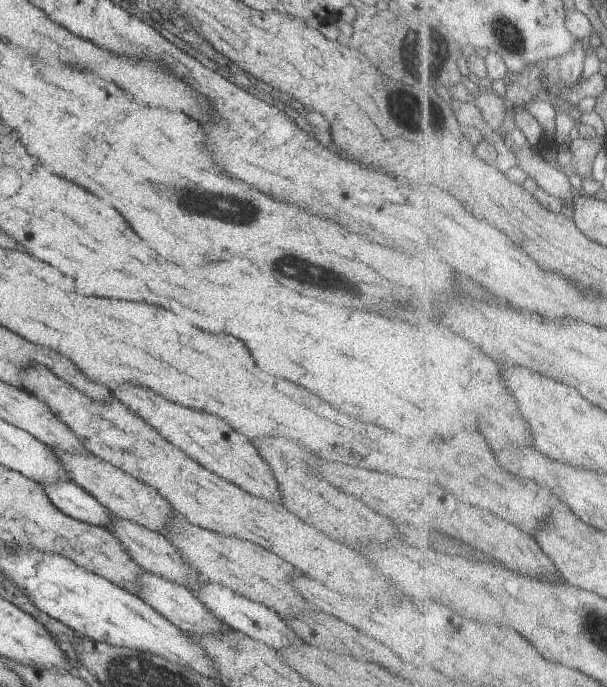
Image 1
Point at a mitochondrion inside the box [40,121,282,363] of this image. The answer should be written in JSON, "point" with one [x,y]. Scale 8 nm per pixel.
{"point":[222,209]}

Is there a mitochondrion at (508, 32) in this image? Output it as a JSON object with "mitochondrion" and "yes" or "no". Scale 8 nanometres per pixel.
{"mitochondrion":"yes"}

